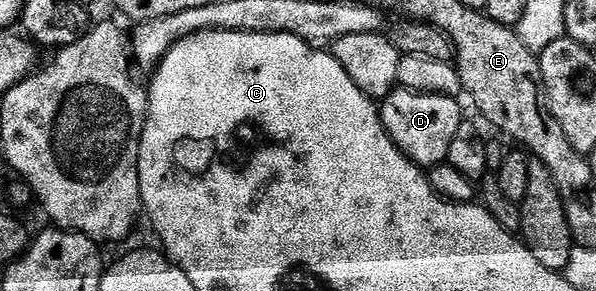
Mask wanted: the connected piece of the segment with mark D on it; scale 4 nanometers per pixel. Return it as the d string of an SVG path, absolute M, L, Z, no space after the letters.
M396 88L382 99L381 117L387 134L405 157L420 168L434 168L446 163L449 144L465 120L456 99L442 94L417 94L414 90Z

